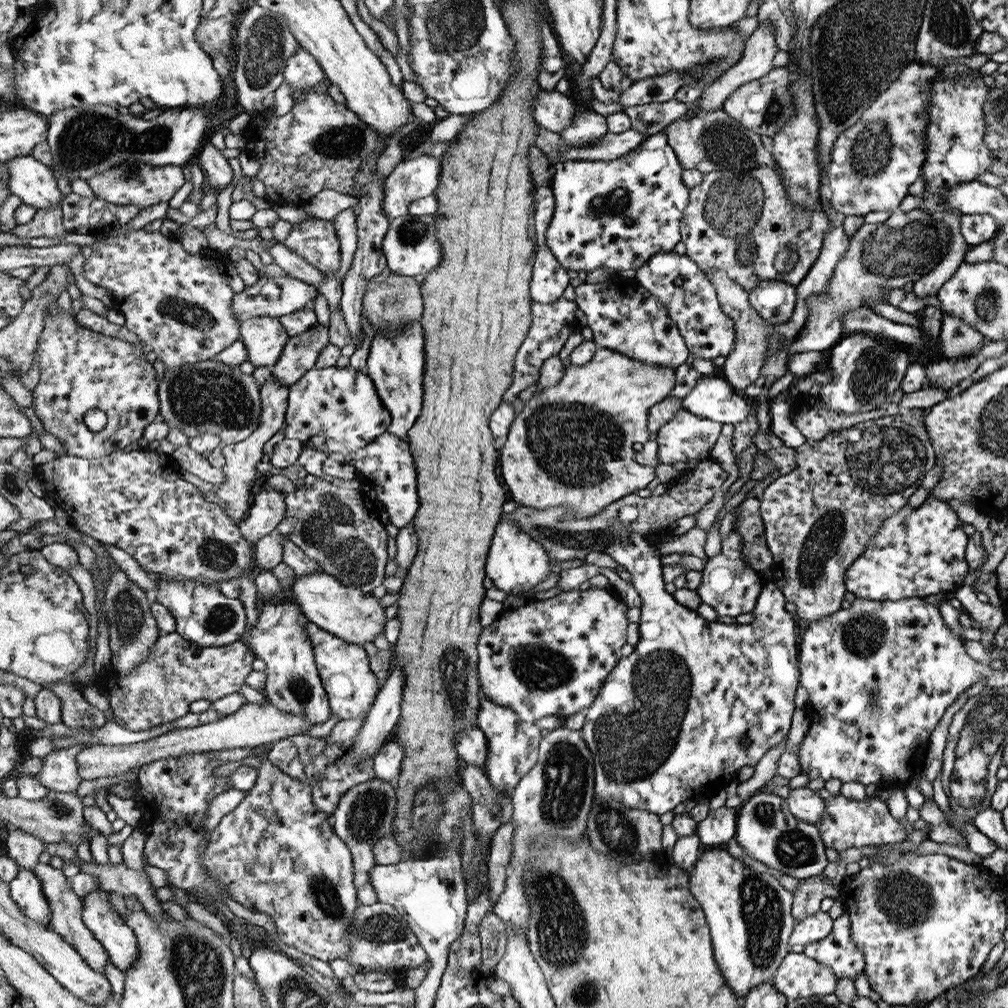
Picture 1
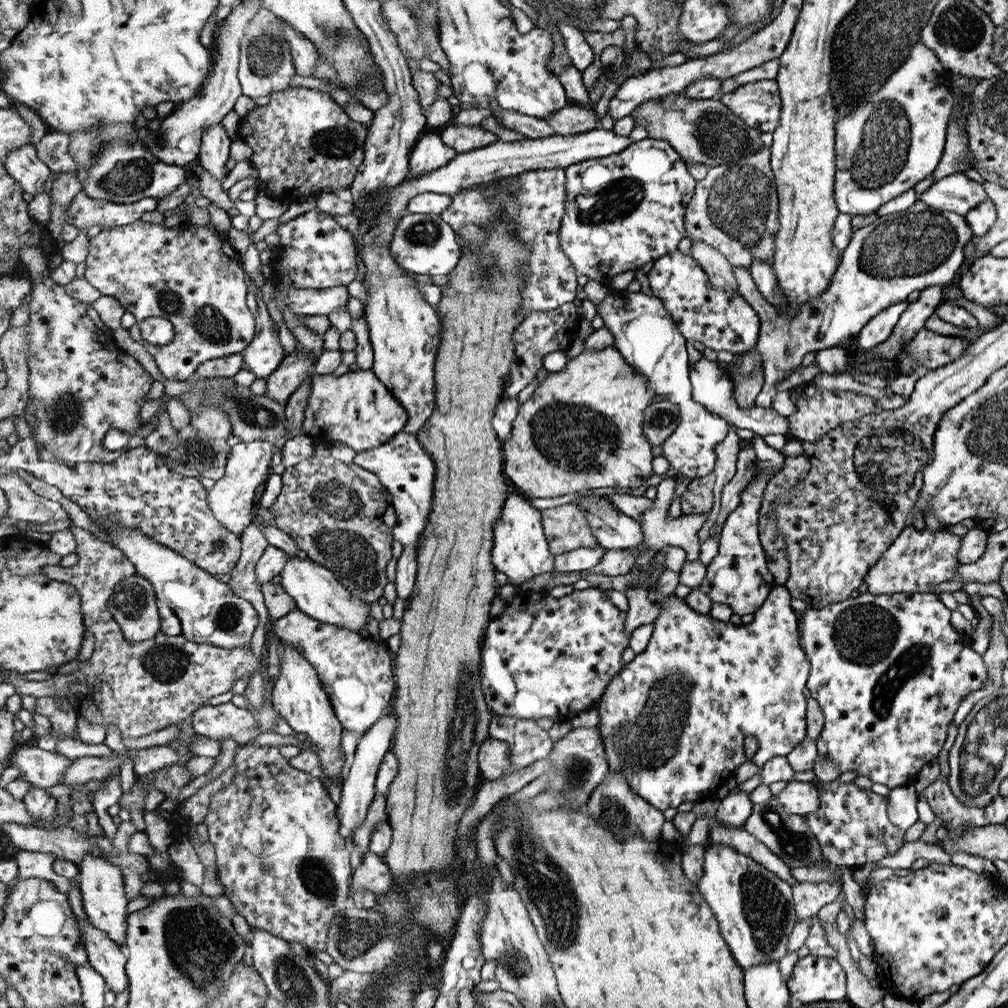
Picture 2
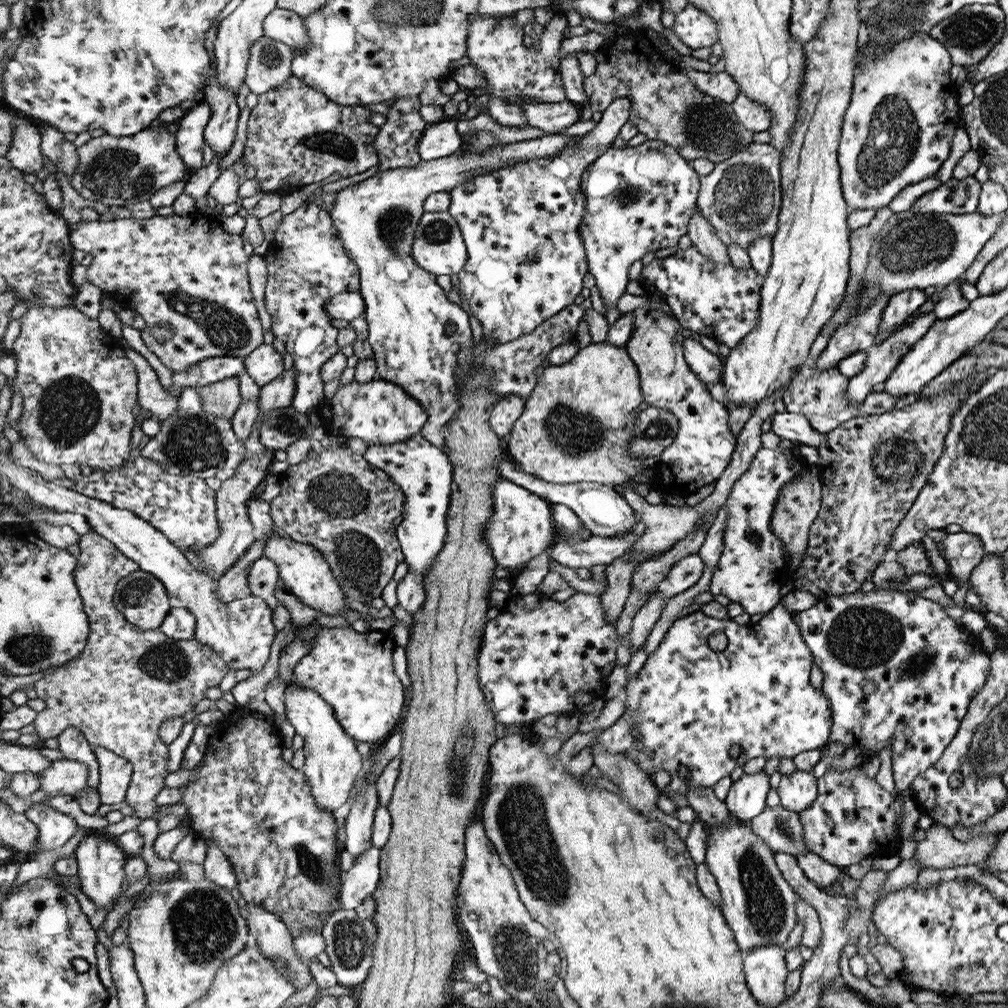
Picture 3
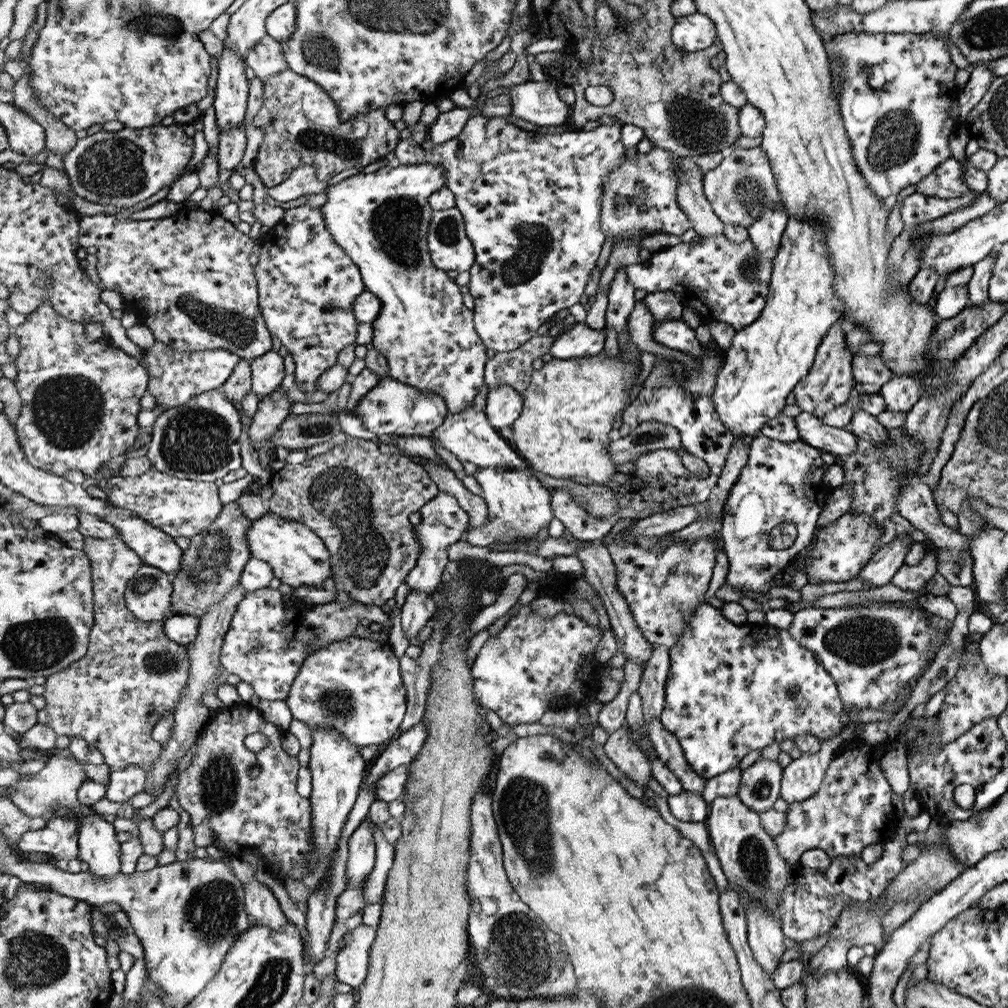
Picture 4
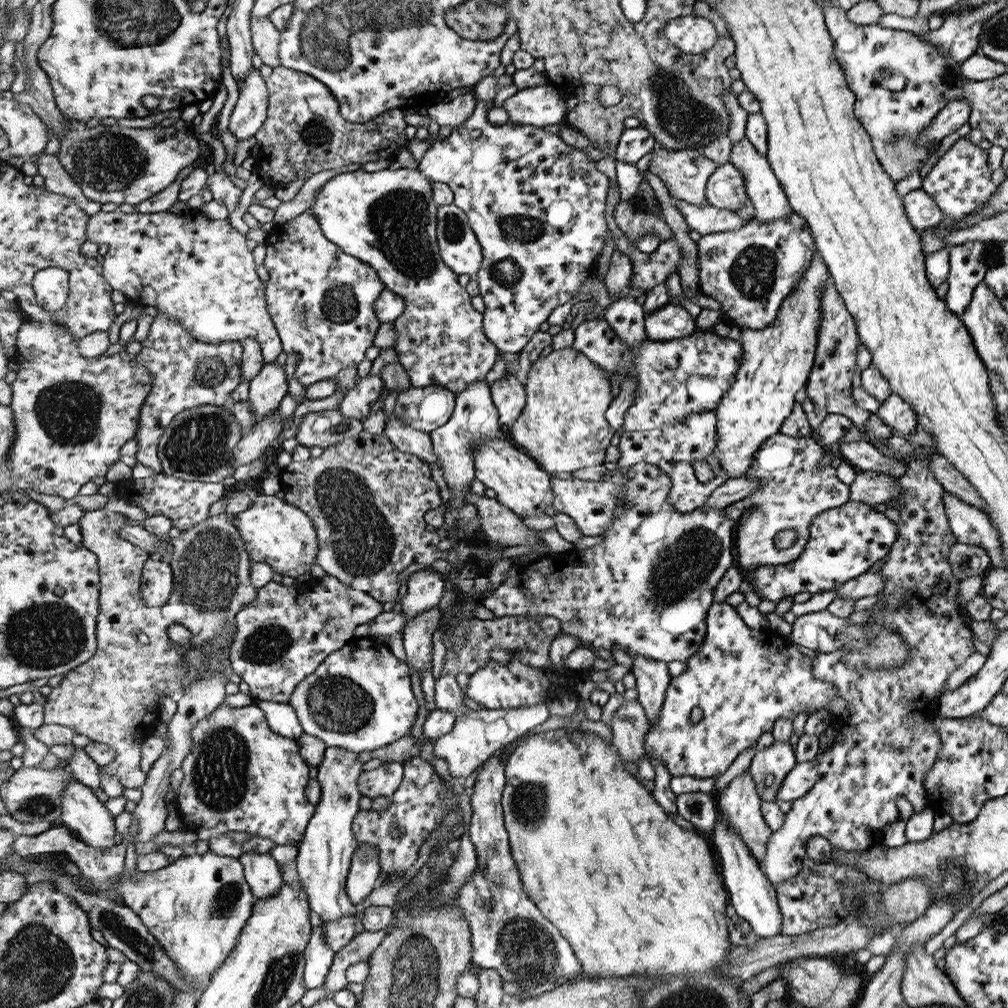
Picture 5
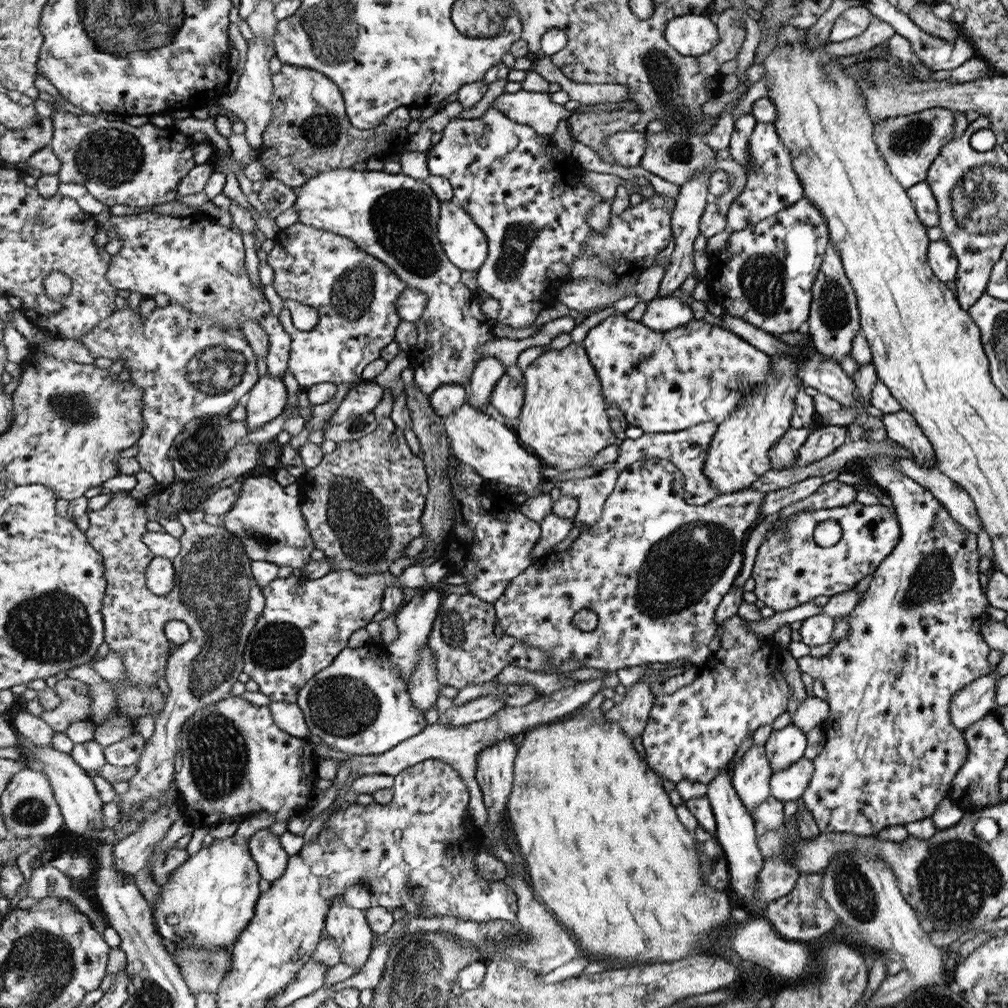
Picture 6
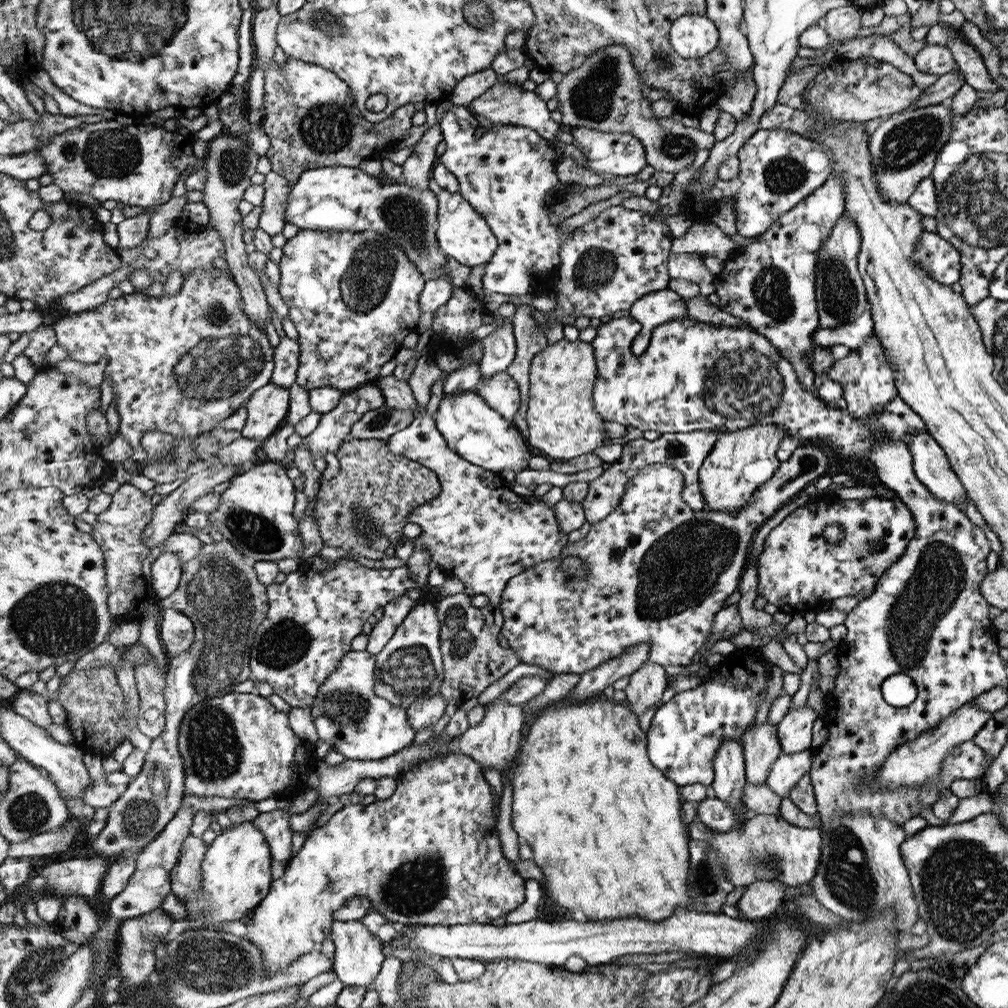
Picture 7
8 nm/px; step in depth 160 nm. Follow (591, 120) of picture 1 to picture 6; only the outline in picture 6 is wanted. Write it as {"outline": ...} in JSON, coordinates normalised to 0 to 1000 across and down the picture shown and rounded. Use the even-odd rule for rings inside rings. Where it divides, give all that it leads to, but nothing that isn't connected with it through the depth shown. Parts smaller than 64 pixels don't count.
{"outline":[[[517,88],[510,92],[498,92],[488,100],[486,107],[500,112],[515,123],[526,124],[532,131],[548,134],[554,121],[562,119],[566,111],[546,99],[542,91]]]}

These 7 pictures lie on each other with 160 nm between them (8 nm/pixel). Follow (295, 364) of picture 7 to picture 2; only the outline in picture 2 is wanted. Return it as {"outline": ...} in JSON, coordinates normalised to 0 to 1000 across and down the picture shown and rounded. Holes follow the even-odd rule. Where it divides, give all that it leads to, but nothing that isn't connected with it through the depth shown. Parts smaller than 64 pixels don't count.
{"outline":[[[139,217],[133,222],[117,224],[90,236],[90,250],[84,275],[103,293],[118,296],[127,309],[136,314],[136,321],[129,328],[131,334],[143,341],[160,369],[167,375],[187,378],[197,369],[198,361],[206,357],[242,349],[252,336],[252,313],[244,304],[244,278],[238,266],[236,249],[225,239],[223,232],[210,230],[204,224],[194,229],[192,222],[165,225],[163,220],[153,222]],[[161,314],[175,322],[177,333],[165,343],[151,341],[138,328],[138,322],[147,315]]]}

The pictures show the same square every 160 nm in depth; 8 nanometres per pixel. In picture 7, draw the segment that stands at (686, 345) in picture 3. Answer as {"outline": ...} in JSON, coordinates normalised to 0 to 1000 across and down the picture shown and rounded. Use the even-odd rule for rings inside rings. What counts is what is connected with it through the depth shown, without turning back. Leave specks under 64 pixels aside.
{"outline":[[[661,286],[637,294],[626,304],[625,309],[625,313],[637,322],[635,331],[626,343],[627,349],[633,353],[643,343],[649,325],[682,313],[682,299],[670,289]]]}

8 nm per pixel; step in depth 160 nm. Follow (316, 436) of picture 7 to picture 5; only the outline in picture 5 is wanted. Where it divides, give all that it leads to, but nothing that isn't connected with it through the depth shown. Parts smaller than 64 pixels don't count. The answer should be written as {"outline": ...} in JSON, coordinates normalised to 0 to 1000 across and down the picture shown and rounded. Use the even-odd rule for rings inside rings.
{"outline":[[[365,372],[358,374],[353,381],[345,387],[336,407],[343,415],[361,417],[366,413],[367,405],[376,397],[381,383],[377,373]]]}

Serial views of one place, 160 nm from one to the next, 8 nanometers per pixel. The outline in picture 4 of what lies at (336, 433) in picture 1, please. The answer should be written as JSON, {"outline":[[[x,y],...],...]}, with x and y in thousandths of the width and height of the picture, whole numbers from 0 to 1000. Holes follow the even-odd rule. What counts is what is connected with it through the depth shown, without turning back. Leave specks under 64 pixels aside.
{"outline":[[[381,374],[369,385],[349,411],[359,419],[366,429],[373,431],[389,431],[391,433],[421,433],[427,434],[443,415],[443,401],[439,395],[425,387],[417,388],[408,382]]]}

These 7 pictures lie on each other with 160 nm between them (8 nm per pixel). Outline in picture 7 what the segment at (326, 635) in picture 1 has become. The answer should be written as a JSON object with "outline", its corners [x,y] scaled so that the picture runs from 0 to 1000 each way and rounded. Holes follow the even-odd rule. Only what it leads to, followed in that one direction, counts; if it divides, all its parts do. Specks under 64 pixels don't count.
{"outline":[[[363,645],[344,647],[335,663],[317,680],[312,697],[307,701],[316,733],[327,738],[330,744],[340,748],[343,753],[383,753],[392,746],[413,738],[413,730],[417,730],[417,724],[408,721],[409,718],[406,717],[406,710],[401,701],[391,698],[381,690],[376,690],[373,665],[372,649]]]}

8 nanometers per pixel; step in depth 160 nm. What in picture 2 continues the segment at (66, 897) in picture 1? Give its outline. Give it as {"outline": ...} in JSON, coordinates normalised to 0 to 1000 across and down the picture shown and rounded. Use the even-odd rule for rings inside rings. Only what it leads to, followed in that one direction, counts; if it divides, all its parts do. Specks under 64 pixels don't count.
{"outline":[[[78,910],[83,938],[87,941],[89,953],[94,962],[105,970],[111,983],[115,985],[128,982],[129,984],[129,967],[127,967],[127,954],[129,946],[125,939],[117,938],[109,926],[93,920],[87,912]]]}

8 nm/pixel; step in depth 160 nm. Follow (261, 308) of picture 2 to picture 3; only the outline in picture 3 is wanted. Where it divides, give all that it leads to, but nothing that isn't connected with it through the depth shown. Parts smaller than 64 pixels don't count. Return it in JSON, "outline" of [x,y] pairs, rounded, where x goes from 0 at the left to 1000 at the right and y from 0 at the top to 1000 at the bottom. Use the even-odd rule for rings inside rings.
{"outline":[[[264,340],[253,345],[242,356],[242,361],[244,361],[244,369],[254,378],[257,384],[269,380],[282,369],[280,353],[272,347],[272,343]]]}

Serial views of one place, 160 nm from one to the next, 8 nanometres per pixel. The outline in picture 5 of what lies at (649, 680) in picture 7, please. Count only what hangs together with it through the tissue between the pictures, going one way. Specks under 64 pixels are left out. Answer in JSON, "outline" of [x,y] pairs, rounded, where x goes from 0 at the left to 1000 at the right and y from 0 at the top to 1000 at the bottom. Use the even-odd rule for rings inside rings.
{"outline":[[[631,694],[621,696],[608,708],[605,716],[607,724],[606,737],[608,741],[615,747],[615,752],[625,756],[633,757],[633,755],[641,750],[641,734],[643,726],[646,722],[643,711],[640,709],[637,699]]]}

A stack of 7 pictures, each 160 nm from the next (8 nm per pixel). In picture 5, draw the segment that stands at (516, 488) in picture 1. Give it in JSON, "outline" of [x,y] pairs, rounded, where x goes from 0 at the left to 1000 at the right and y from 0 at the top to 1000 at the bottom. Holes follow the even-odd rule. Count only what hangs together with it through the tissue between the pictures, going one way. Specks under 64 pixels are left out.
{"outline":[[[563,344],[548,348],[528,360],[520,377],[522,382],[522,407],[512,416],[508,424],[502,426],[505,435],[520,445],[536,465],[550,471],[552,468],[571,468],[577,464],[599,461],[601,444],[609,433],[609,424],[601,414],[603,403],[607,401],[607,381],[603,371],[595,362],[585,357],[579,350]]]}

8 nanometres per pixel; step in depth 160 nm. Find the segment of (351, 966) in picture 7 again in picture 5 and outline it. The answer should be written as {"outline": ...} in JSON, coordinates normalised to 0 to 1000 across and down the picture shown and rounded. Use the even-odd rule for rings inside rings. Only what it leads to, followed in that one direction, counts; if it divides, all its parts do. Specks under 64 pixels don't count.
{"outline":[[[323,741],[322,753],[314,759],[318,789],[313,798],[313,806],[305,817],[305,827],[301,828],[296,839],[294,863],[305,885],[307,900],[318,909],[321,916],[347,908],[352,911],[353,897],[344,888],[343,877],[349,848],[355,839],[351,813],[358,805],[355,796],[359,785],[355,776],[356,770],[360,768],[359,759],[355,748],[337,741]]]}

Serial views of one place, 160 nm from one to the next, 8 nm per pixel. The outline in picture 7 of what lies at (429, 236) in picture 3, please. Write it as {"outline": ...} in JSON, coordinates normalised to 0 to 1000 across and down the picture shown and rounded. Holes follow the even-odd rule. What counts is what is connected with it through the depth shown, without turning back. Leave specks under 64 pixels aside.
{"outline":[[[429,176],[425,178],[425,183],[426,188],[431,190],[435,196],[435,224],[432,228],[432,235],[439,250],[456,262],[464,264],[467,267],[474,263],[482,262],[486,256],[491,254],[492,248],[494,247],[494,239],[484,222],[482,222],[480,215],[476,214],[476,211],[470,208],[470,205],[455,191],[455,189],[448,192],[440,188]]]}

